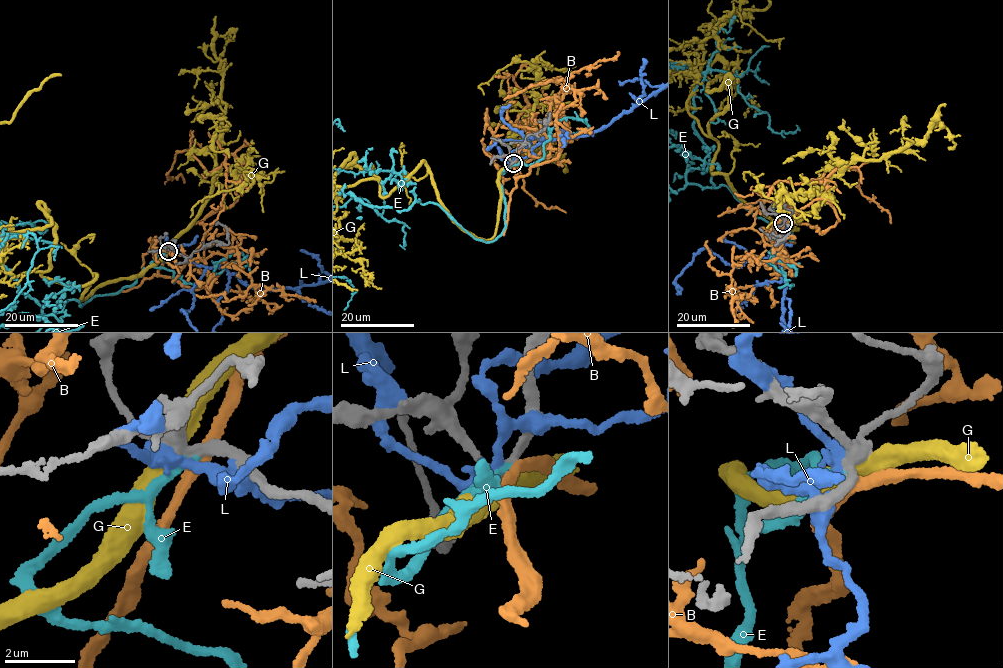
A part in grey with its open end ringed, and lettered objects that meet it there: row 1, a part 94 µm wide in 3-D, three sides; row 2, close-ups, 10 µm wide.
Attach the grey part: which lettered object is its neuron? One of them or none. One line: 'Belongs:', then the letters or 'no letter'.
Belongs: E

